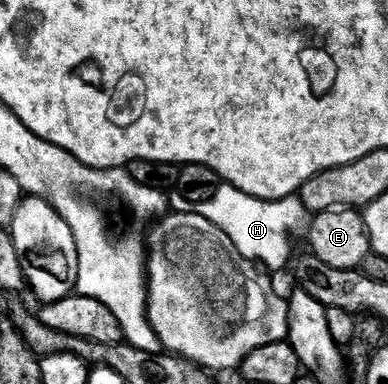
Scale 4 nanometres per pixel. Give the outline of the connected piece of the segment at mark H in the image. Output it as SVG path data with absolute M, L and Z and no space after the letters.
M227 185L221 186L216 193L213 199L198 204L194 208L195 214L206 217L211 223L218 225L218 229L224 232L229 244L245 260L253 259L254 262L261 263L272 271L282 270L292 255L292 234L300 230L303 232L310 219L310 212L304 208L303 201L298 197L255 199L236 187Z

